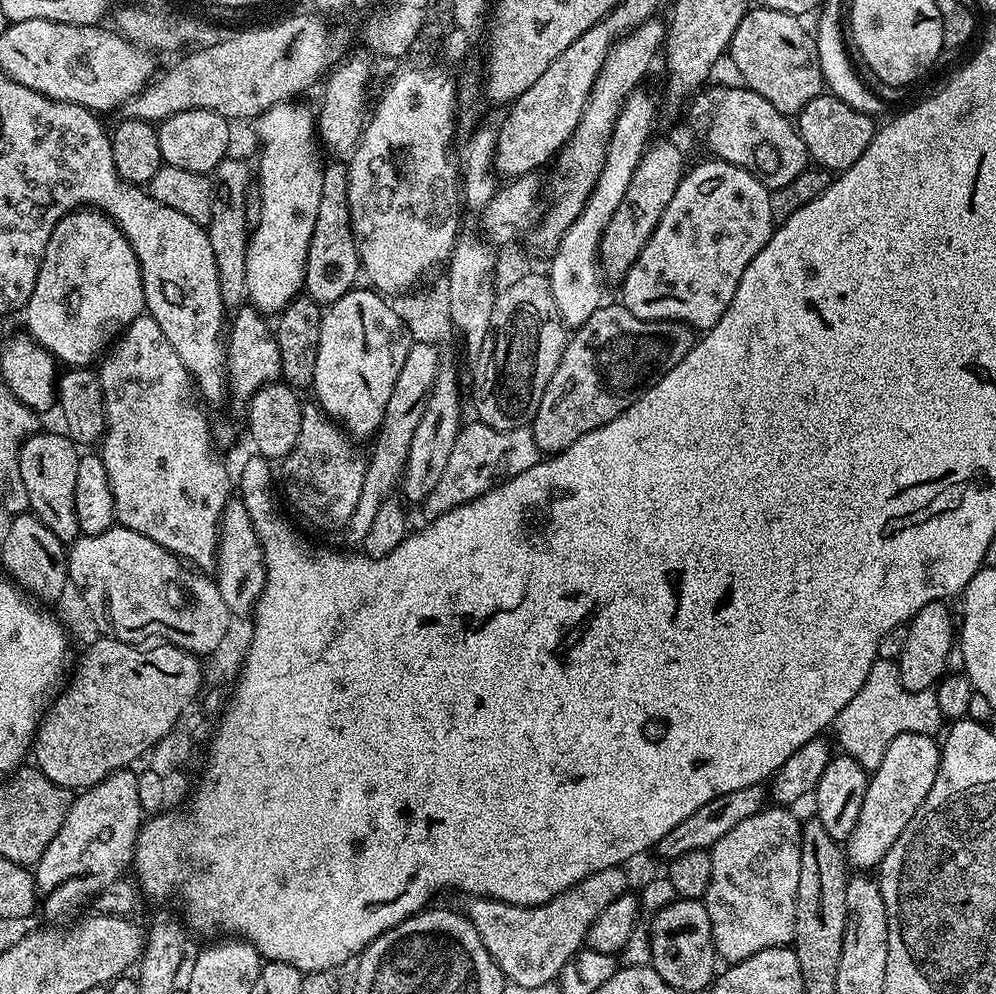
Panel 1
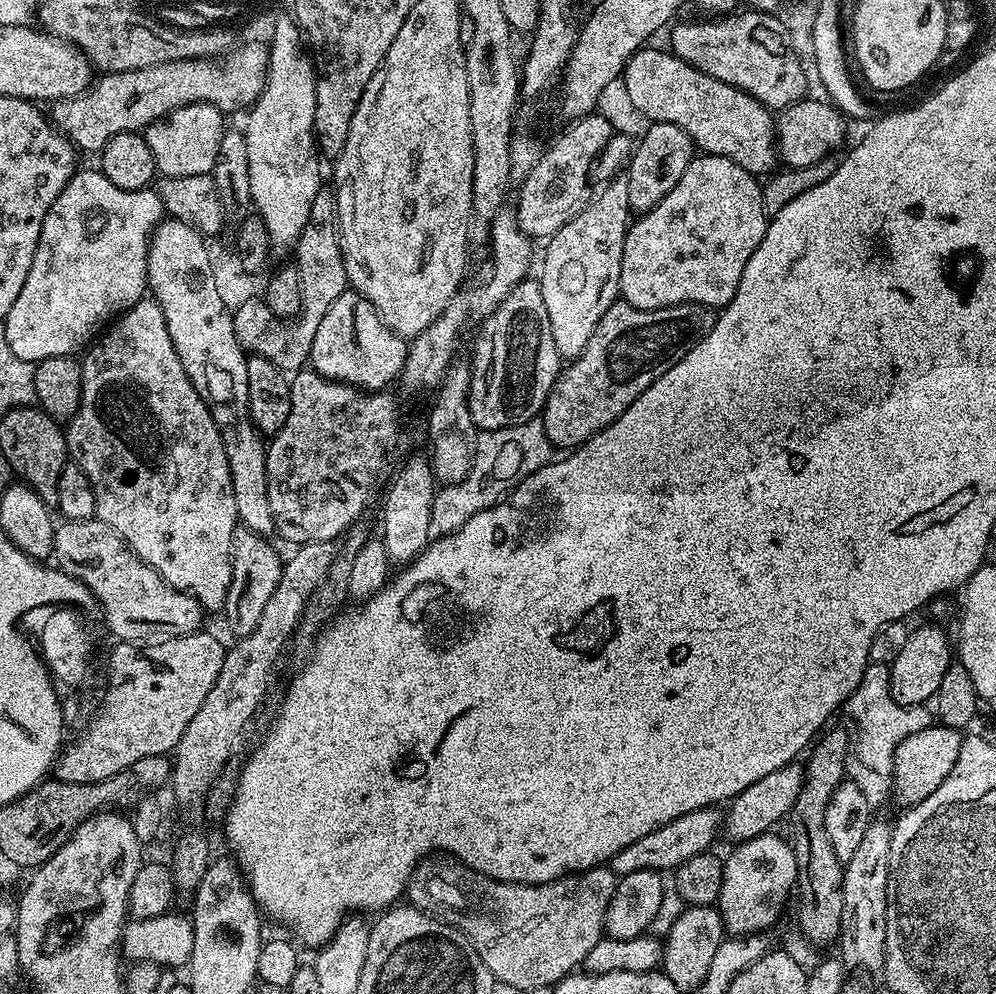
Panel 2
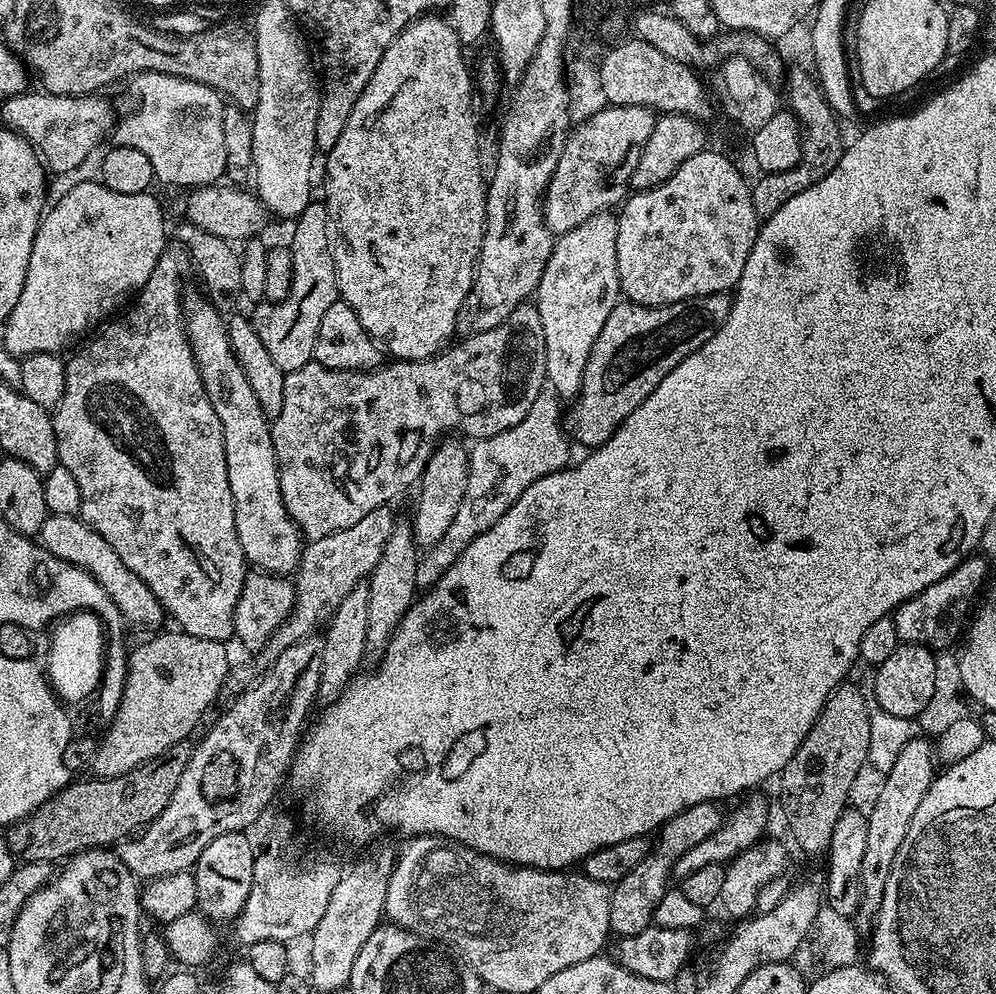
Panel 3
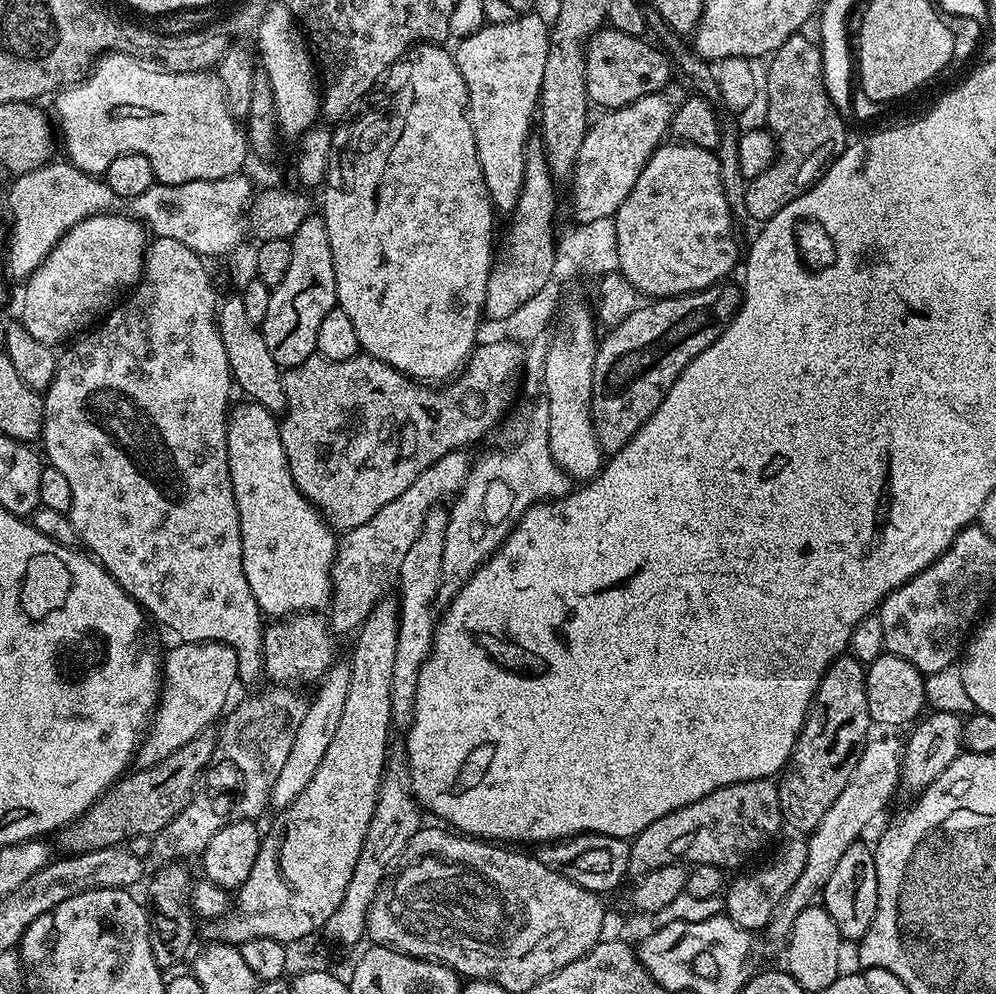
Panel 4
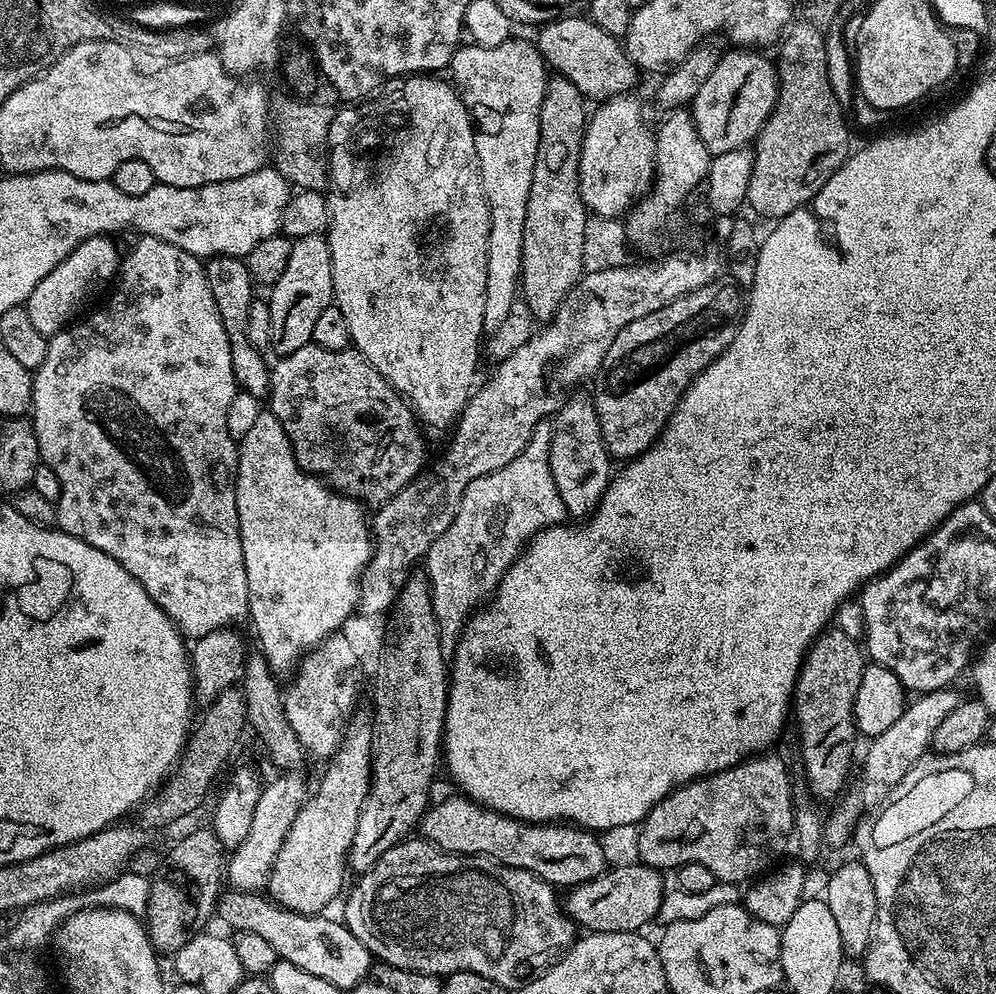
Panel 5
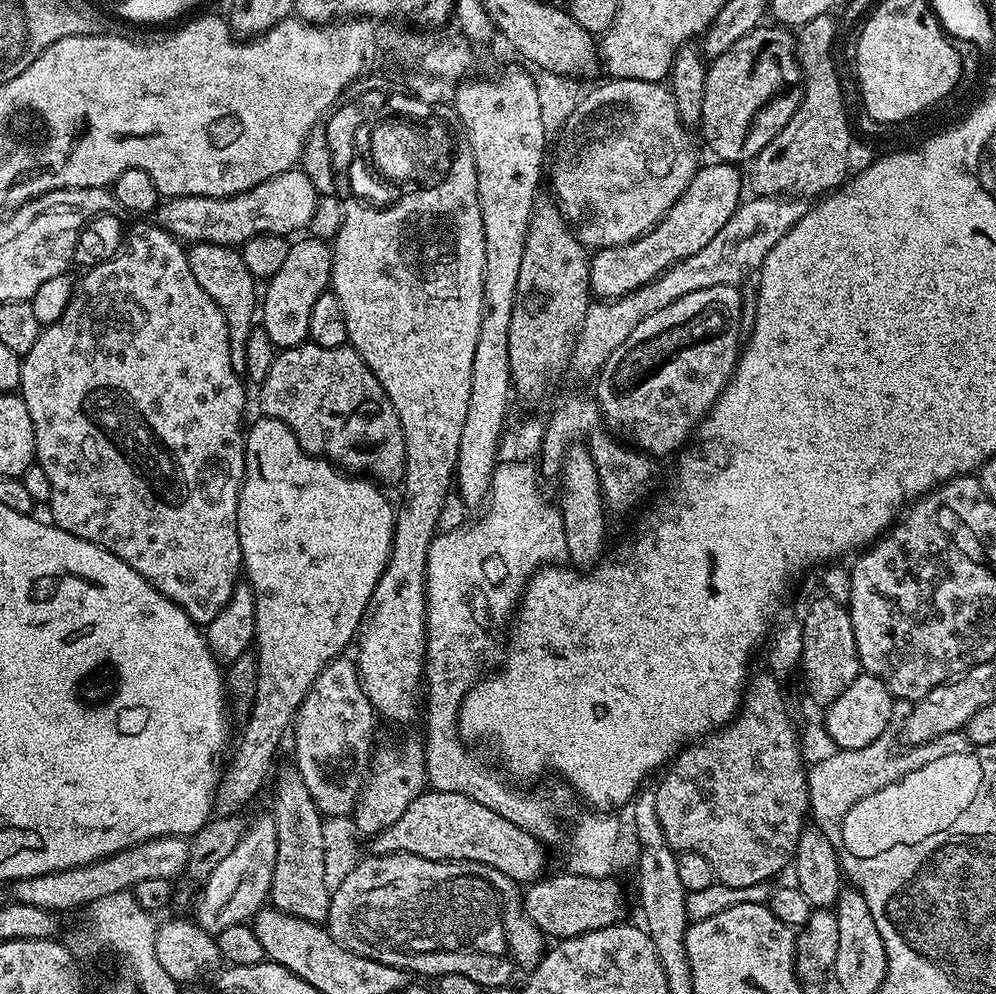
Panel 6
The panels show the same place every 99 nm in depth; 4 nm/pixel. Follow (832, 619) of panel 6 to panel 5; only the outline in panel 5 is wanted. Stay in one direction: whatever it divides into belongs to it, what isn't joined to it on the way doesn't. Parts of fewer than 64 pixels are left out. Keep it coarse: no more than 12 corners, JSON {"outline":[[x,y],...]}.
{"outline":[[832,626],[812,641],[794,693],[798,759],[828,800],[858,741],[866,656]]}

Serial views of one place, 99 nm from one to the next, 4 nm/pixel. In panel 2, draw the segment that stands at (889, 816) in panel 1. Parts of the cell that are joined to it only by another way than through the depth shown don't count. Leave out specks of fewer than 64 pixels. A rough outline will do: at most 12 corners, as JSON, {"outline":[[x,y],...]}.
{"outline":[[939,722],[890,757],[897,802],[911,806],[946,782],[964,742]]}

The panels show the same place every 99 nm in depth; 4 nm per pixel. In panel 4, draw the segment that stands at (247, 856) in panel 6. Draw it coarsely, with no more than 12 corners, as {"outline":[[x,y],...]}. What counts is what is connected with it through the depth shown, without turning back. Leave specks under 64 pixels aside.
{"outline":[[333,662],[307,701],[272,787],[290,806],[314,778],[338,730],[351,663]]}

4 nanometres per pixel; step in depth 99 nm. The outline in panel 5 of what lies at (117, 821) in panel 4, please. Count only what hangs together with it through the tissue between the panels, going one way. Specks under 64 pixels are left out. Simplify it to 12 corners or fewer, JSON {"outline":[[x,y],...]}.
{"outline":[[231,686],[191,729],[179,764],[144,801],[148,824],[188,816],[240,740],[244,693]]}

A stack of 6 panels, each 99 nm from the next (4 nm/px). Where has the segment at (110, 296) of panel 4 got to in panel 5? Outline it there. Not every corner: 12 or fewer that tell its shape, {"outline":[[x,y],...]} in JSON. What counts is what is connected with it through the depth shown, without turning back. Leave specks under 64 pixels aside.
{"outline":[[107,235],[83,240],[30,294],[30,322],[61,332],[115,281]]}

